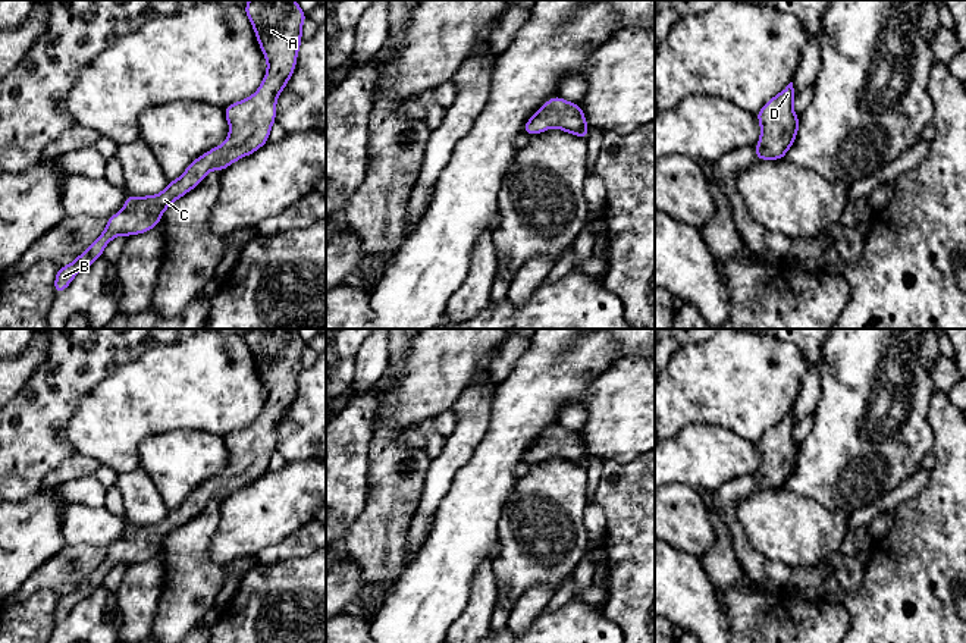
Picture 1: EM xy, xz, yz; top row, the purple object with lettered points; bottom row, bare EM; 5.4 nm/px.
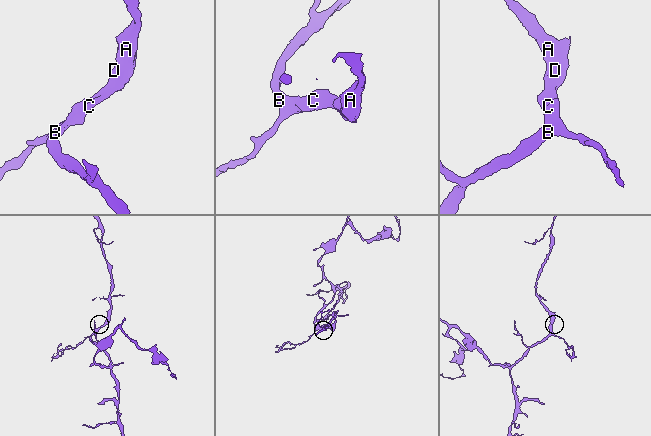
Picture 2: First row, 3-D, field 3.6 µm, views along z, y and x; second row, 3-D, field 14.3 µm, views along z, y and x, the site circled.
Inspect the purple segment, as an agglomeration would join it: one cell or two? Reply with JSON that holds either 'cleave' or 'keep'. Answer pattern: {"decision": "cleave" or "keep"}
{"decision": "keep"}

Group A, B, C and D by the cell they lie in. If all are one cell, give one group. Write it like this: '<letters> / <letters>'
A B C D

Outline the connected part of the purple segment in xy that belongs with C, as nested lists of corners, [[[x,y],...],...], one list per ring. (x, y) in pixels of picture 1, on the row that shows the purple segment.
[[[250,0],[244,12],[267,60],[267,70],[260,88],[251,97],[223,109],[230,126],[226,142],[198,156],[160,194],[147,197],[126,194],[125,207],[107,219],[101,235],[70,264],[57,269],[53,285],[56,295],[62,294],[79,272],[101,257],[112,239],[119,235],[129,238],[154,229],[164,210],[198,186],[210,170],[217,169],[222,173],[236,160],[269,142],[270,129],[276,122],[277,97],[297,68],[302,43],[301,29],[307,13],[295,0]]]

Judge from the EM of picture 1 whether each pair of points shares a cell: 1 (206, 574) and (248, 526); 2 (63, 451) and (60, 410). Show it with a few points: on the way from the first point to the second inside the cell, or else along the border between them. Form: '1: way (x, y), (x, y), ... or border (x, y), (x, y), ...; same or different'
1: border (218, 530), (209, 548), (209, 557), (225, 567); different
2: way (53, 441), (50, 438), (50, 420); same

